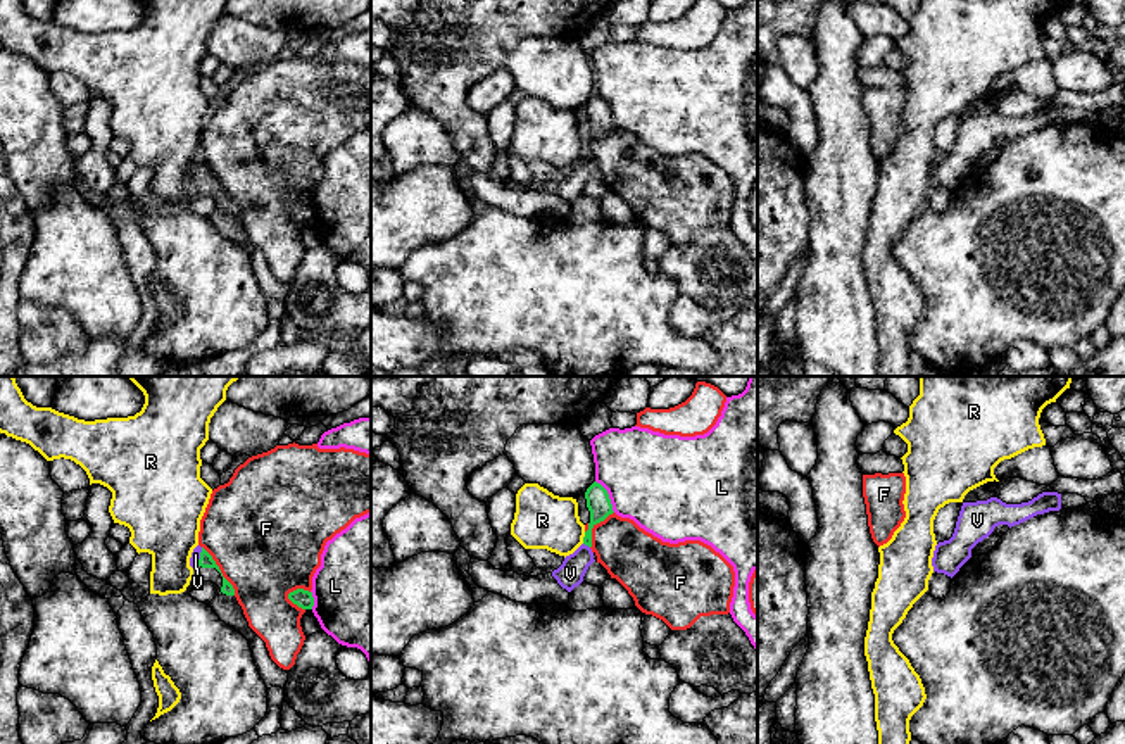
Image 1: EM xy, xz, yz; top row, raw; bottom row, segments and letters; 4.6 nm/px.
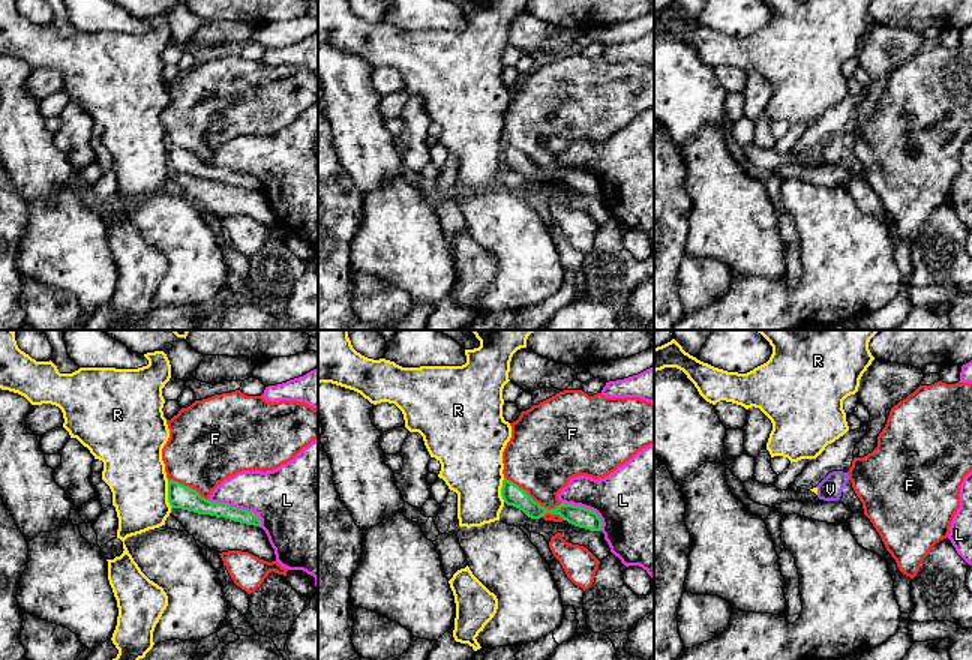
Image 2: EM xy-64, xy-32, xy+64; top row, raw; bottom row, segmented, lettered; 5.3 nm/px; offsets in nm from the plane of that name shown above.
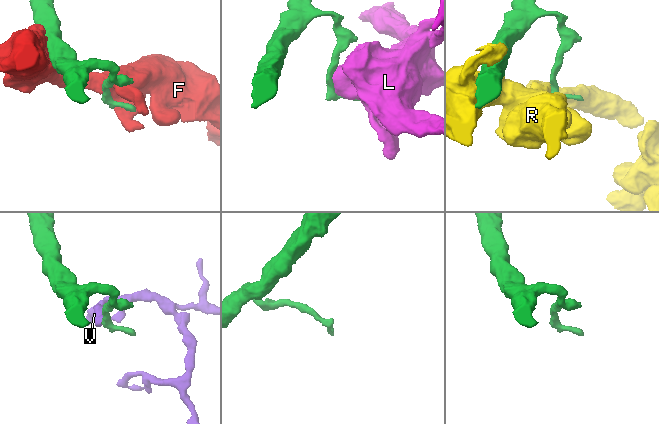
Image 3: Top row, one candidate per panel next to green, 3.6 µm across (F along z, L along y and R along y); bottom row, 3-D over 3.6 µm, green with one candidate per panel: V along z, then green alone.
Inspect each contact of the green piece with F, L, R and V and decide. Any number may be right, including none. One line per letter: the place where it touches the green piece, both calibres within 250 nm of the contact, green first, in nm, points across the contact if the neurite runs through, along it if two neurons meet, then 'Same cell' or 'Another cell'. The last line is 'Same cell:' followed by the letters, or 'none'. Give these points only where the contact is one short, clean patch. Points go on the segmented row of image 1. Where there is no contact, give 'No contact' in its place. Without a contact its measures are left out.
F: Touches green at xz (592, 527). Thickness 110 nm (green) against 280 nm. Another cell
L: Touches green at xz (608, 496). Thickness 110 nm (green) against 440 nm. Another cell
R: Touches green at xz (584, 537). Thickness 110 nm (green) against 260 nm. Another cell
V: Touches green at xz (587, 544). Thickness 110 nm (green) against 120 nm. Path across: xz (599, 504), (587, 544), (584, 556), (570, 573). Same cell
Same cell: V

